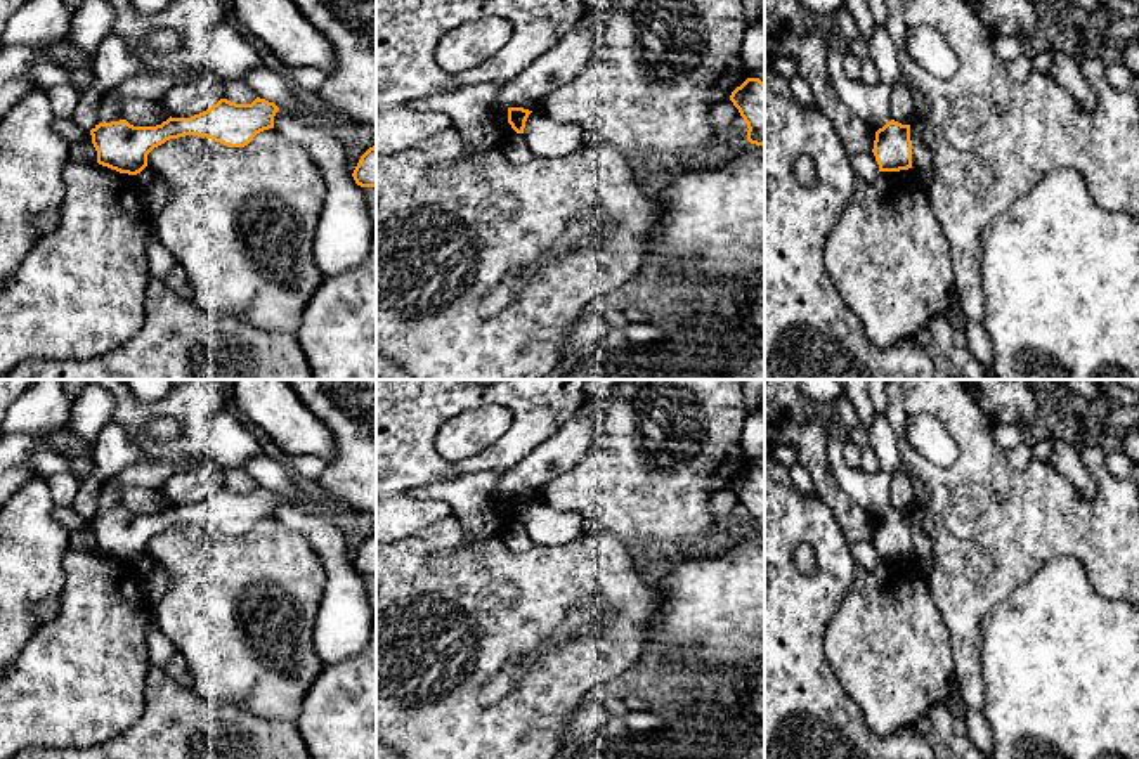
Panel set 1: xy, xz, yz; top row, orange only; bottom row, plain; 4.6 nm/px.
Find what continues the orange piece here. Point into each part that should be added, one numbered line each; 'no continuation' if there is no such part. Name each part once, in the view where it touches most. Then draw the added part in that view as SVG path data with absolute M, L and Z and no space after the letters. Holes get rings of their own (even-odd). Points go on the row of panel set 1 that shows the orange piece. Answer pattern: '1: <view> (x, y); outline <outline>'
no continuation

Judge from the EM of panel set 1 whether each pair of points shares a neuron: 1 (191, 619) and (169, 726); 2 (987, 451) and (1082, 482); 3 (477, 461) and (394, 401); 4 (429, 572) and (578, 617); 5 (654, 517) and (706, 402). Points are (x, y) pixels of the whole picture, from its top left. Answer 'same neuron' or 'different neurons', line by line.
1: different neurons
2: different neurons
3: same neuron
4: different neurons
5: same neuron

